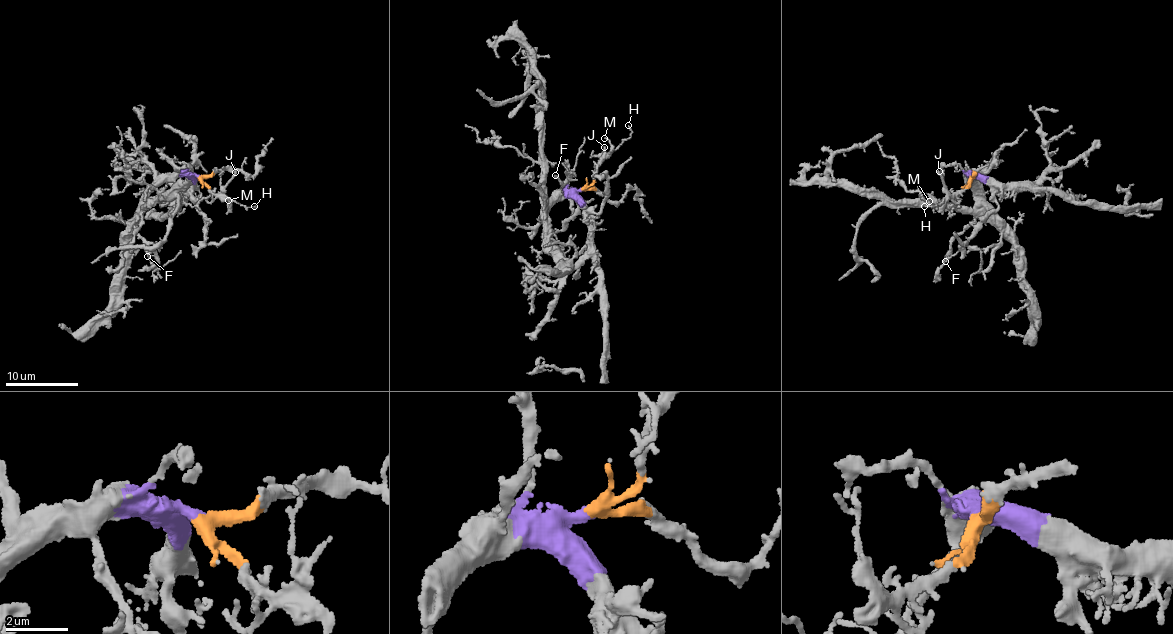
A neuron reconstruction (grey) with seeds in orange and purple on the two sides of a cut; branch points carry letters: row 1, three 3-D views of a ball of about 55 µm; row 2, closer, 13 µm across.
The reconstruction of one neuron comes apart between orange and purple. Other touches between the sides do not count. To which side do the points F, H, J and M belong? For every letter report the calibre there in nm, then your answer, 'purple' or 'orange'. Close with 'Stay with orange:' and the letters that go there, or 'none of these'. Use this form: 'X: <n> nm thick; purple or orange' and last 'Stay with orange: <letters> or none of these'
F: 180 nm thick; purple
H: 150 nm thick; orange
J: 200 nm thick; orange
M: 130 nm thick; orange
Stay with orange: H, J, M

